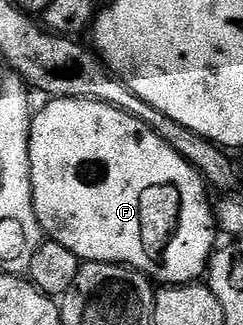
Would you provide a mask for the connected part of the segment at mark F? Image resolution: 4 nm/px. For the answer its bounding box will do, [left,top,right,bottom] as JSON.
[29,102,219,286]

